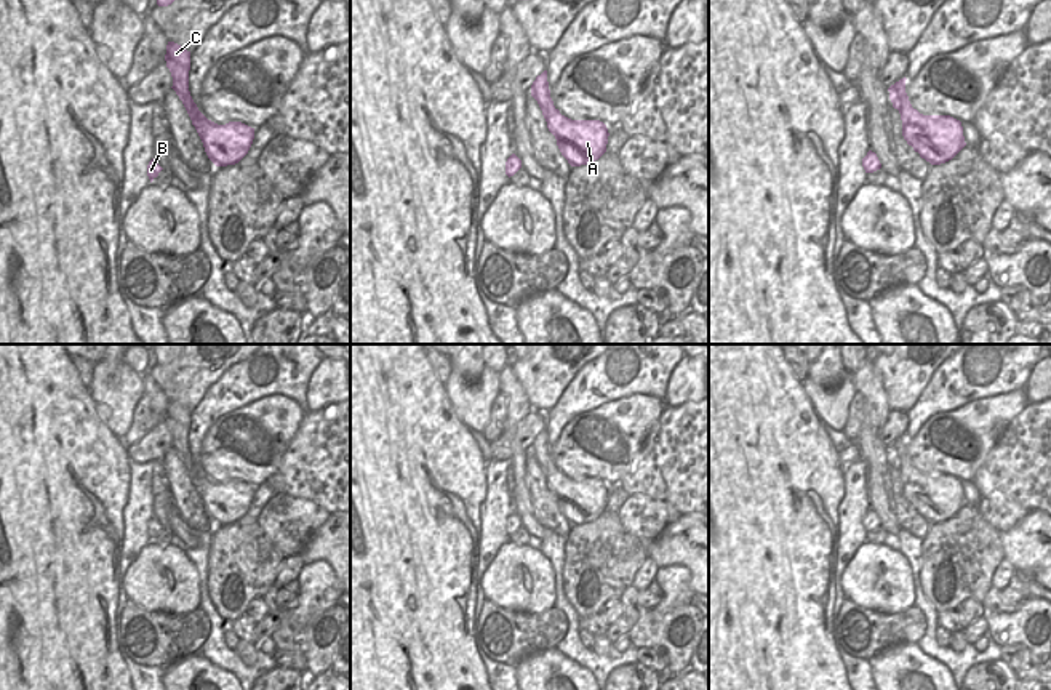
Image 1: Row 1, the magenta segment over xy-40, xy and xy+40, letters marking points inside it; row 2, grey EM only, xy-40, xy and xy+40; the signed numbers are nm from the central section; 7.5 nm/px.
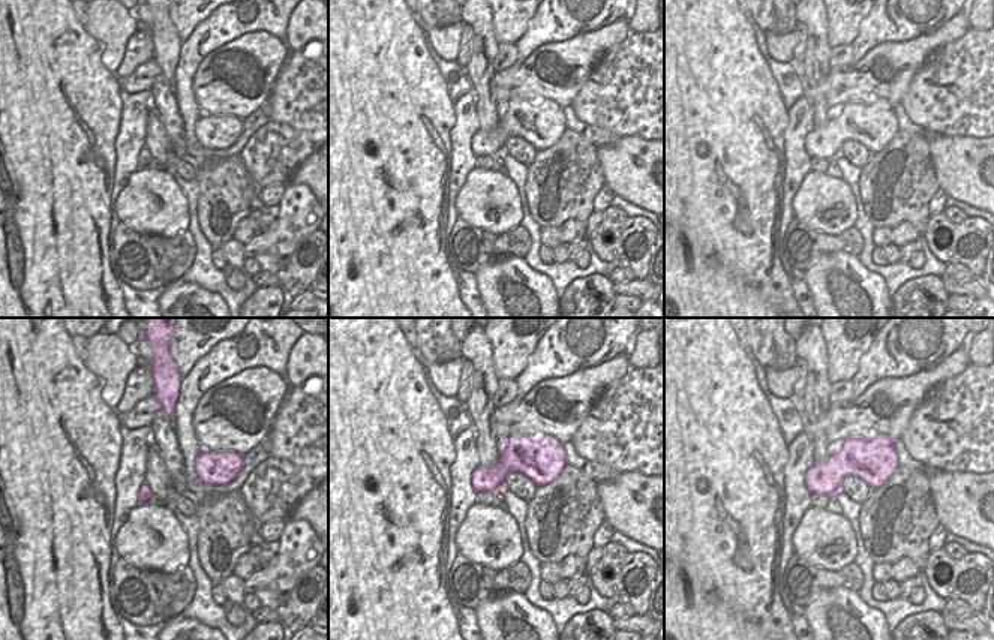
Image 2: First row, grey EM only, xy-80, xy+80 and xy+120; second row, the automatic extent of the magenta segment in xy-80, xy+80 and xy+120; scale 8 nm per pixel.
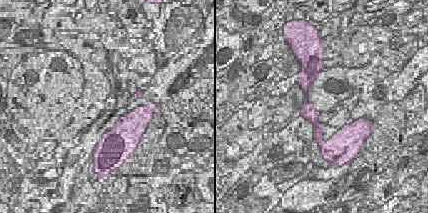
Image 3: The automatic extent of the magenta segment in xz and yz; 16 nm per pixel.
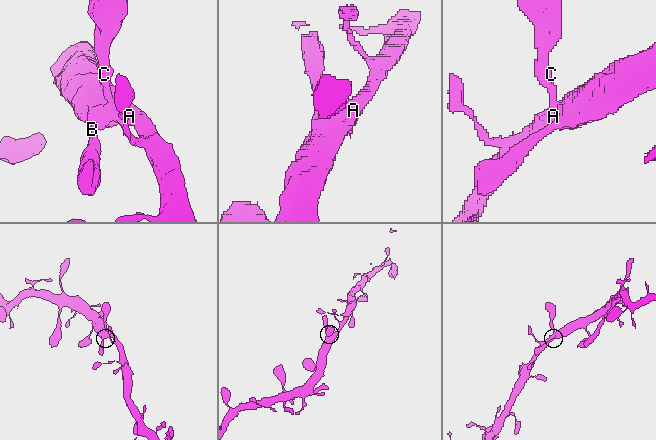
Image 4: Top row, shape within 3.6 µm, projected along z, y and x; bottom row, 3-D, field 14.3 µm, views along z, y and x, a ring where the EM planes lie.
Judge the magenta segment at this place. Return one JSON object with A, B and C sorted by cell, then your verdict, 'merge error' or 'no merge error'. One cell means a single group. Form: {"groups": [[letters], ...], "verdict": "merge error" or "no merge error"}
{"groups": [["A", "B", "C"]], "verdict": "no merge error"}

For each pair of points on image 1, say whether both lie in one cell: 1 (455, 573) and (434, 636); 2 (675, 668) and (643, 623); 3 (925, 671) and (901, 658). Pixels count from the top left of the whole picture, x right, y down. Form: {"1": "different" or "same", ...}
{"1": "same", "2": "same", "3": "same"}

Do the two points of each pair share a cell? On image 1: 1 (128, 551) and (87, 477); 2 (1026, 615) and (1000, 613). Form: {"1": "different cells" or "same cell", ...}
{"1": "different cells", "2": "same cell"}

